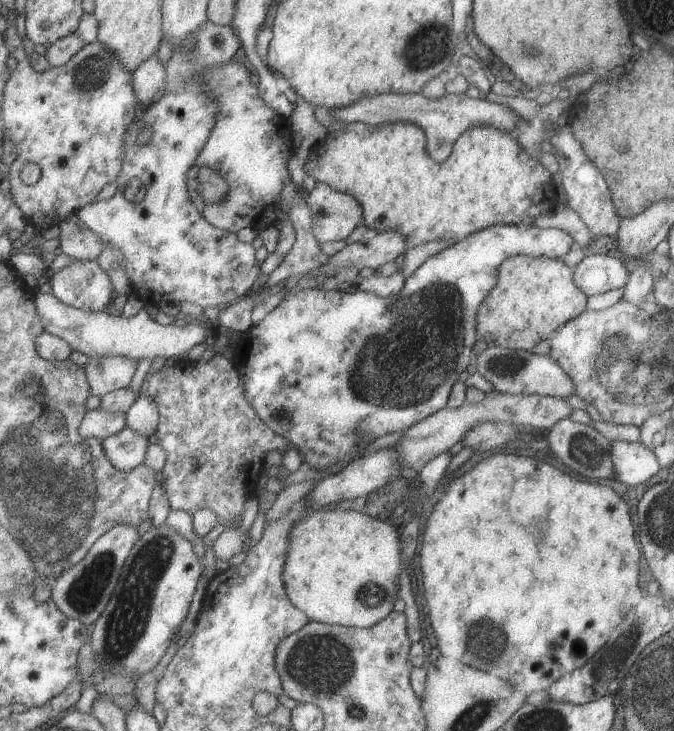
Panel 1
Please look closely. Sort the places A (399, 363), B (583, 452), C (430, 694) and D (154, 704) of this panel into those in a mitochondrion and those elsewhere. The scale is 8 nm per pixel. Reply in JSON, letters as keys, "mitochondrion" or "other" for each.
{"A":"mitochondrion","B":"mitochondrion","C":"other","D":"other"}

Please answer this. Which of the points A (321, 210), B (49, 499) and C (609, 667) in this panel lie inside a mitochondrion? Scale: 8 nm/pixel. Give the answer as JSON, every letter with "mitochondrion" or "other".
{"A":"mitochondrion","B":"mitochondrion","C":"mitochondrion"}

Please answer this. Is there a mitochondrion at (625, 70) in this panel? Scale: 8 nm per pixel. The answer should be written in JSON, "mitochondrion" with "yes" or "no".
{"mitochondrion":"no"}

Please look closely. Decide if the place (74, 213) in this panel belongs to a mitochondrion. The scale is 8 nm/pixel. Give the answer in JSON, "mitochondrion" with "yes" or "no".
{"mitochondrion":"no"}

